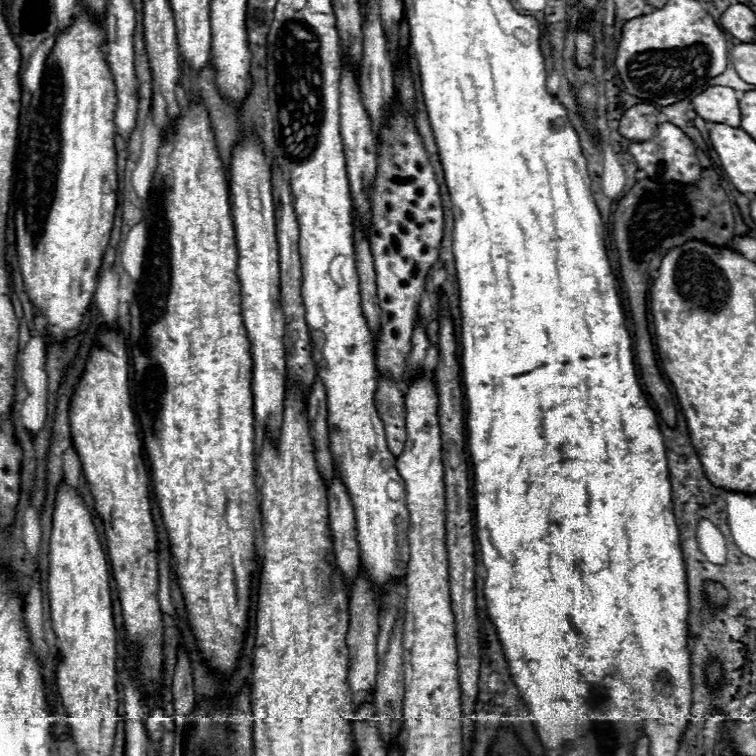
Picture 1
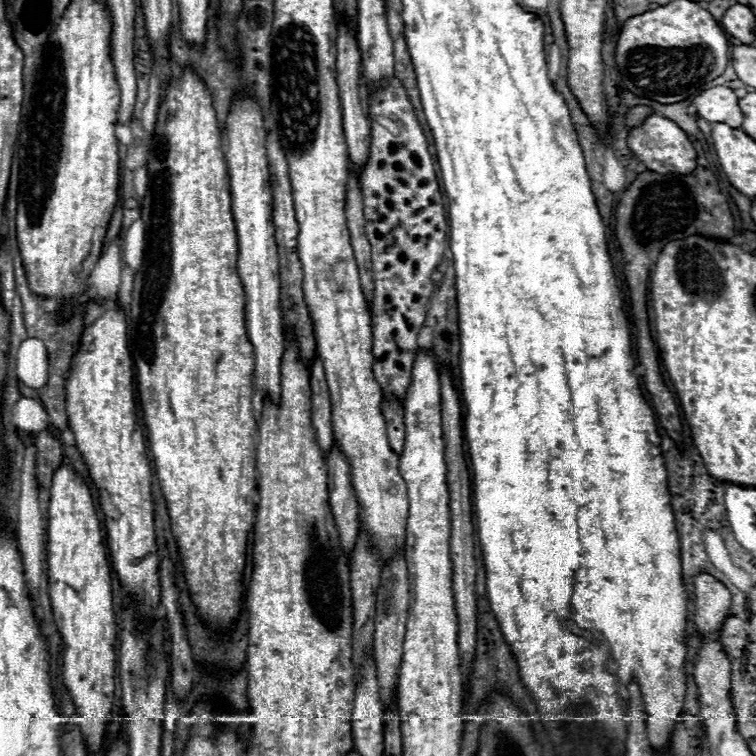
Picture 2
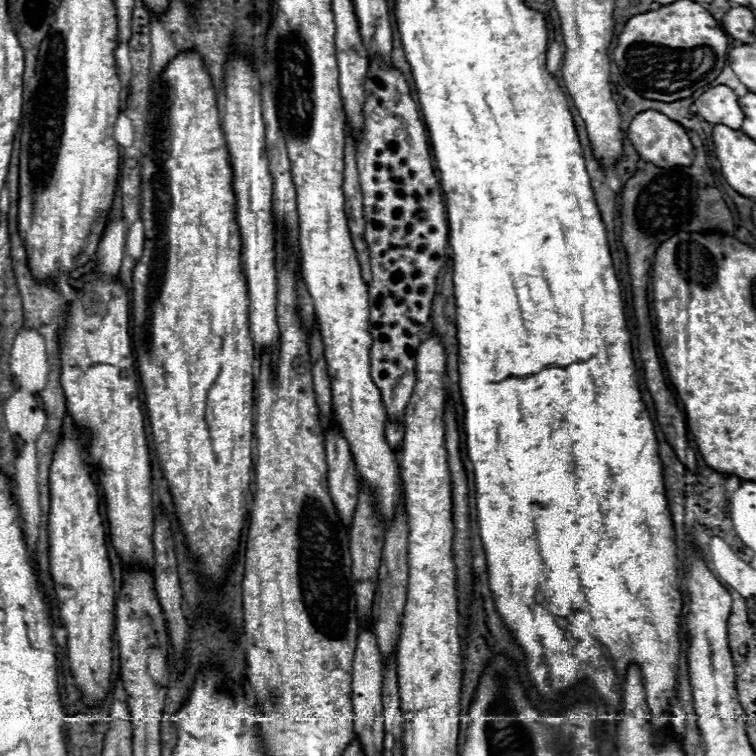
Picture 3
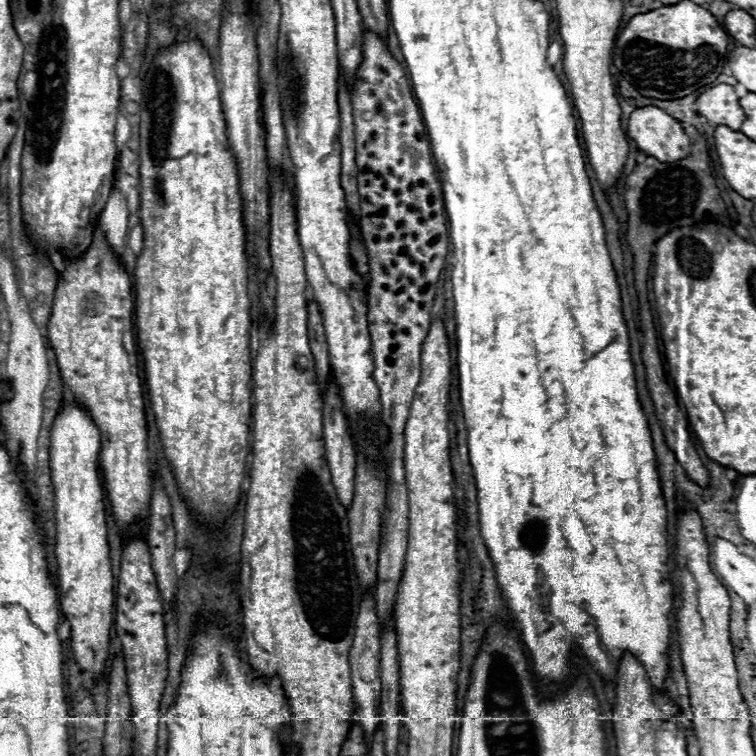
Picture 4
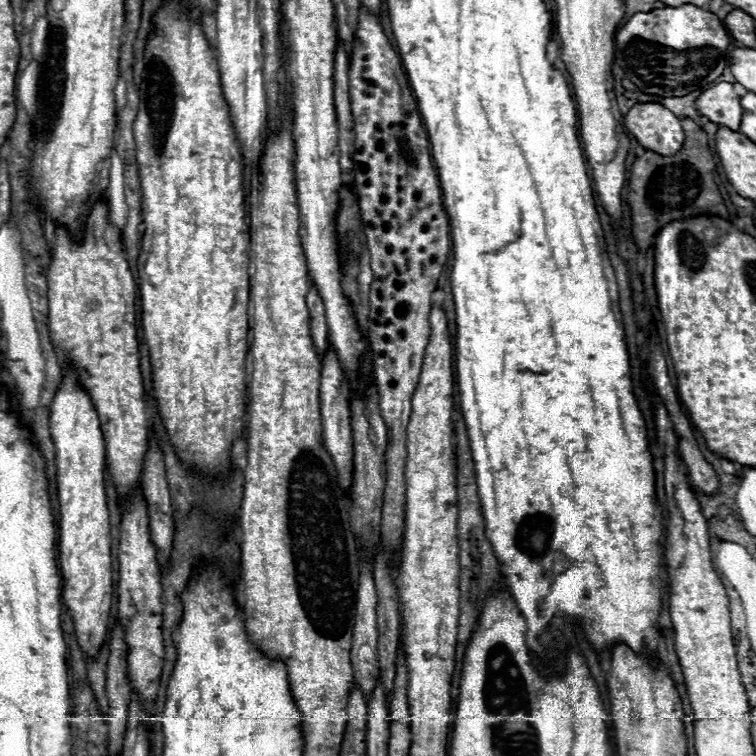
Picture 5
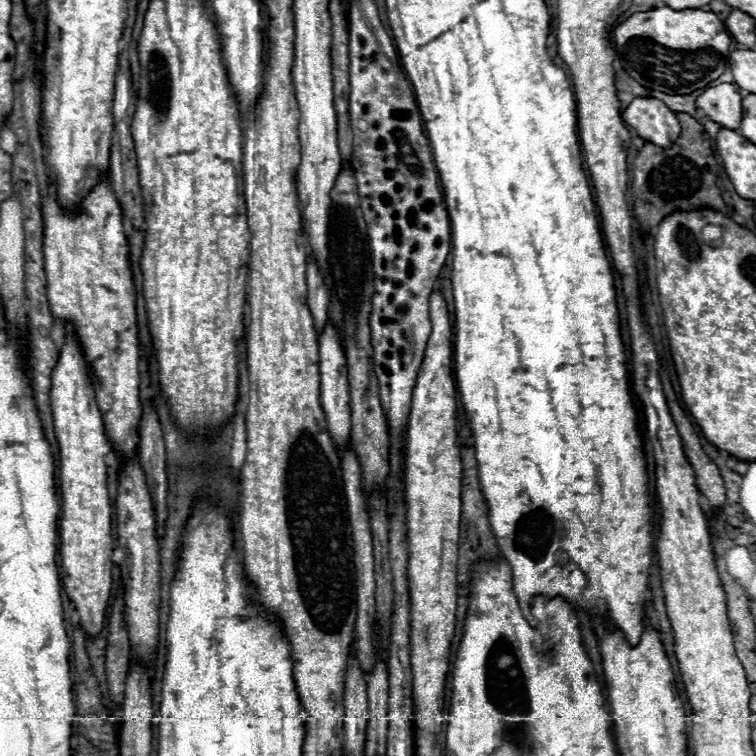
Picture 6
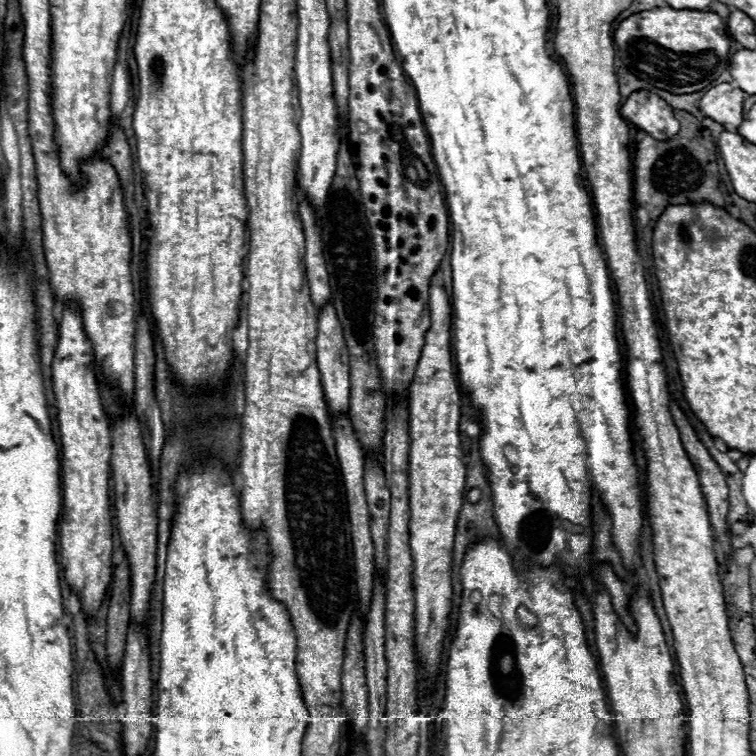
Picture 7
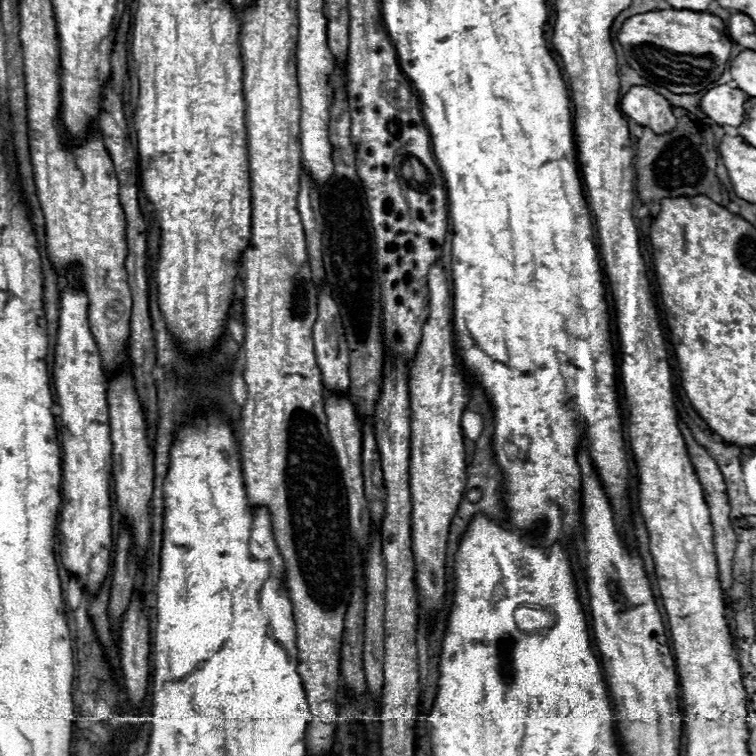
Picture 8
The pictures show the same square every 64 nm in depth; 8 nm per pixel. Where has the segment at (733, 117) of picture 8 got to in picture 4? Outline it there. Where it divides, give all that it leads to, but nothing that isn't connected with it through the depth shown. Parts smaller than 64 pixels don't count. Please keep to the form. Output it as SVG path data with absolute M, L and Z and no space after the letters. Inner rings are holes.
M718 84L696 100L696 112L710 124L724 124L732 130L740 130L744 122L744 110L738 104L738 96L730 84Z

